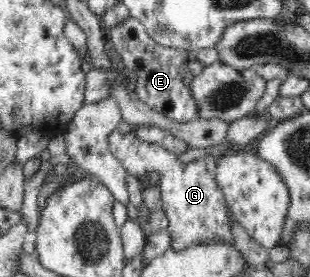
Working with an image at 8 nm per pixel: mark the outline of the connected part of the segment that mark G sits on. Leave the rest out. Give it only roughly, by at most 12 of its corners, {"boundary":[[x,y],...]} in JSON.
{"boundary":[[135,133],[108,134],[127,172],[159,172],[171,248],[231,225],[216,162],[181,163]]}

